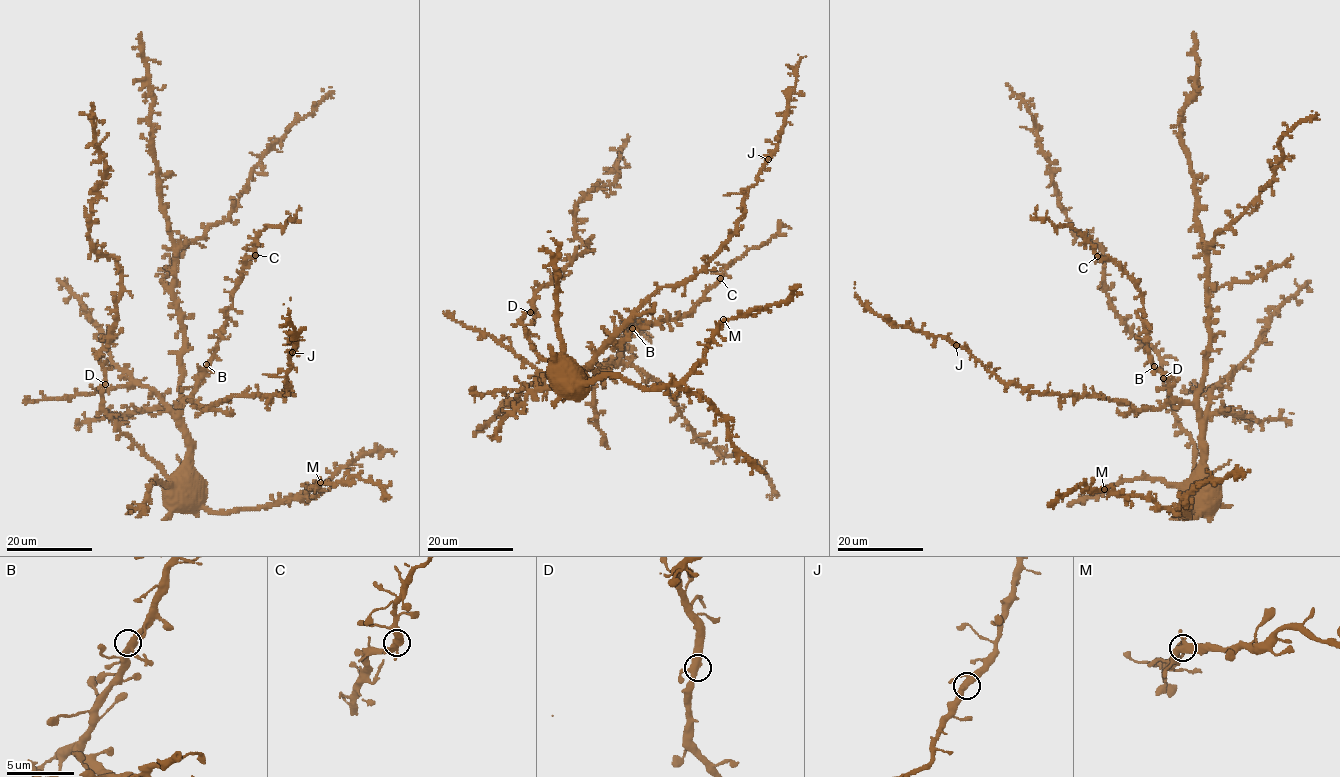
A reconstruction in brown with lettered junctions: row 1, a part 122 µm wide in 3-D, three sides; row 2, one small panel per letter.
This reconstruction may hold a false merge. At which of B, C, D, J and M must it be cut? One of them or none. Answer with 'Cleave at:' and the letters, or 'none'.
Cleave at: none

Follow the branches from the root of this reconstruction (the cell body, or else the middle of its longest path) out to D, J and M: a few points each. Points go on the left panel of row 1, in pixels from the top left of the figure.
D: (174, 474), (168, 476), (121, 431), (103, 407), (105, 384)
J: (174, 474), (187, 455), (183, 402), (194, 400), (210, 409), (232, 396), (285, 395), (292, 352)
M: (174, 474), (182, 476), (191, 494), (213, 512), (239, 512), (301, 500), (309, 488), (315, 489), (320, 482)

